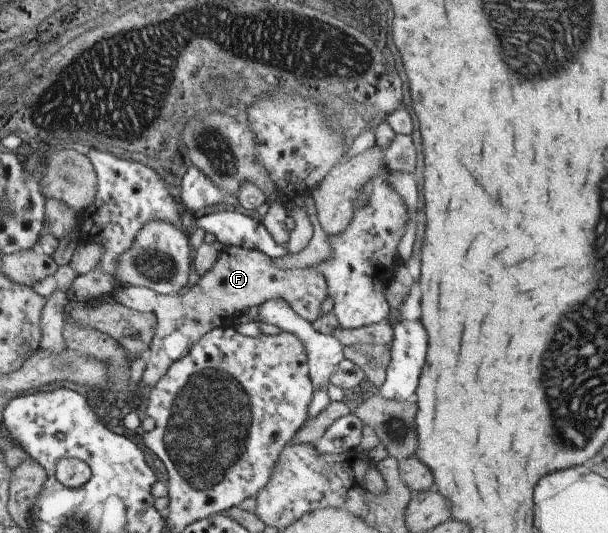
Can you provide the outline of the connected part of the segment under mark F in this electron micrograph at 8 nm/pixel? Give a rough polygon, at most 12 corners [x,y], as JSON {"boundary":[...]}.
{"boundary":[[222,248],[183,296],[117,287],[153,312],[140,388],[235,312],[283,297],[310,323],[323,314],[316,268],[275,268],[257,249]]}

